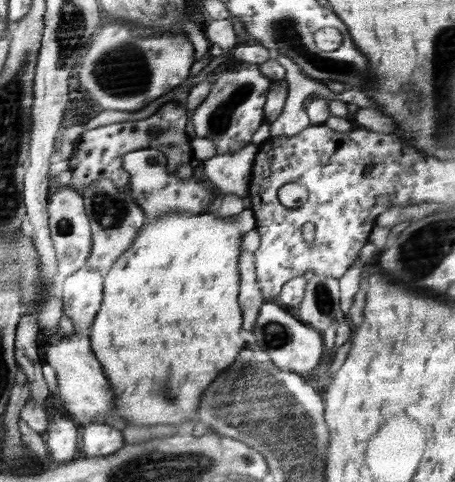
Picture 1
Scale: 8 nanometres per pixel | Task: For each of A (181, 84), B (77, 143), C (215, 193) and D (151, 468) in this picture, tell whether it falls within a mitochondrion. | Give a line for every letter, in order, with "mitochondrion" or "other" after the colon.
A: other
B: other
C: other
D: mitochondrion

